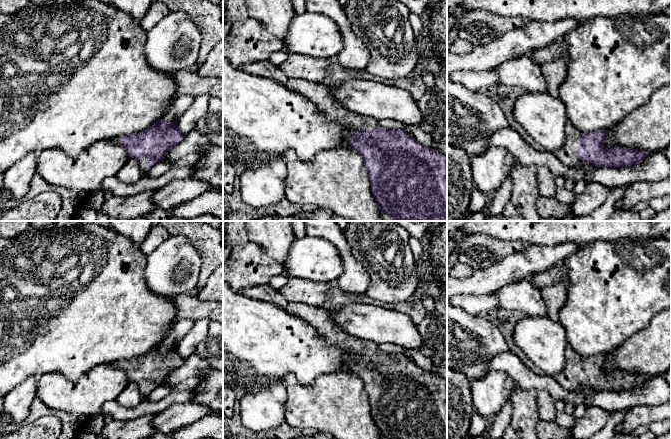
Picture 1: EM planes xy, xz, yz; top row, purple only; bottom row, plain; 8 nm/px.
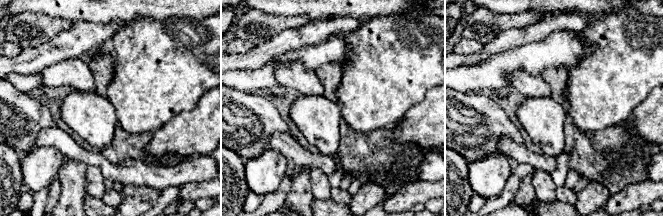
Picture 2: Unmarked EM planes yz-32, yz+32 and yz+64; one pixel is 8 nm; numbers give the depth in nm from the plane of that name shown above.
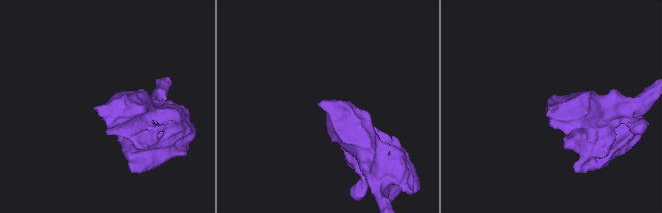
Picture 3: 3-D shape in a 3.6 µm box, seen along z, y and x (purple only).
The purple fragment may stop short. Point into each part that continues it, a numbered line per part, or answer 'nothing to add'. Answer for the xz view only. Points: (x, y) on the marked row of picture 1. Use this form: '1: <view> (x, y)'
1: xz (320, 94)

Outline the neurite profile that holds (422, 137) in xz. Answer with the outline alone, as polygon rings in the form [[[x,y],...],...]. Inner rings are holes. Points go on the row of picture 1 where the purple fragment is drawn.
[[[409,126],[407,129],[418,143],[441,152],[445,156],[447,165],[447,144],[434,140],[430,134],[418,126]]]

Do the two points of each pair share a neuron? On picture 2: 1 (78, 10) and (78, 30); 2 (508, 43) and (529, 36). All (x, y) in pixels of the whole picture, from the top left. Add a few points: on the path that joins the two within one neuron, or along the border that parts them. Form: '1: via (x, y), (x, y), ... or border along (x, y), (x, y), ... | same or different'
1: border along (101, 22), (76, 21), (74, 23) | different
2: via (513, 38), (524, 36) | same

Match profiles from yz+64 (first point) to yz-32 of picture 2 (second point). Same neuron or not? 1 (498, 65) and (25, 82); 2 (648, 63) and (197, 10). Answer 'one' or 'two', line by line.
1: one
2: two

